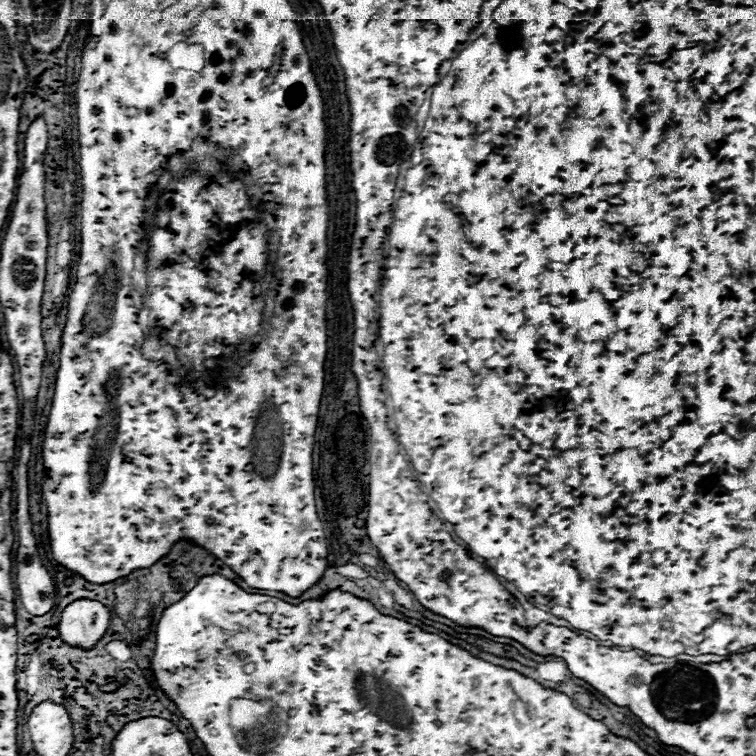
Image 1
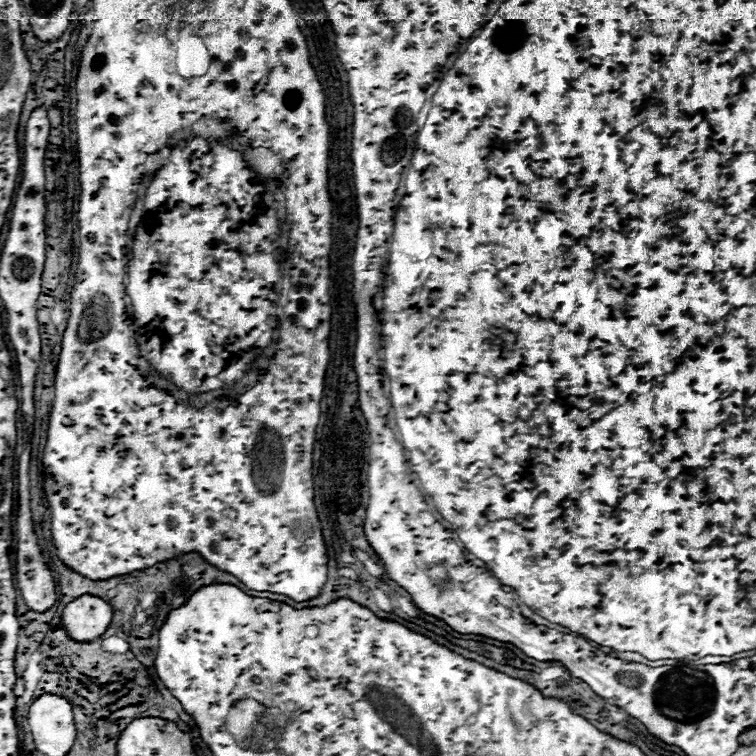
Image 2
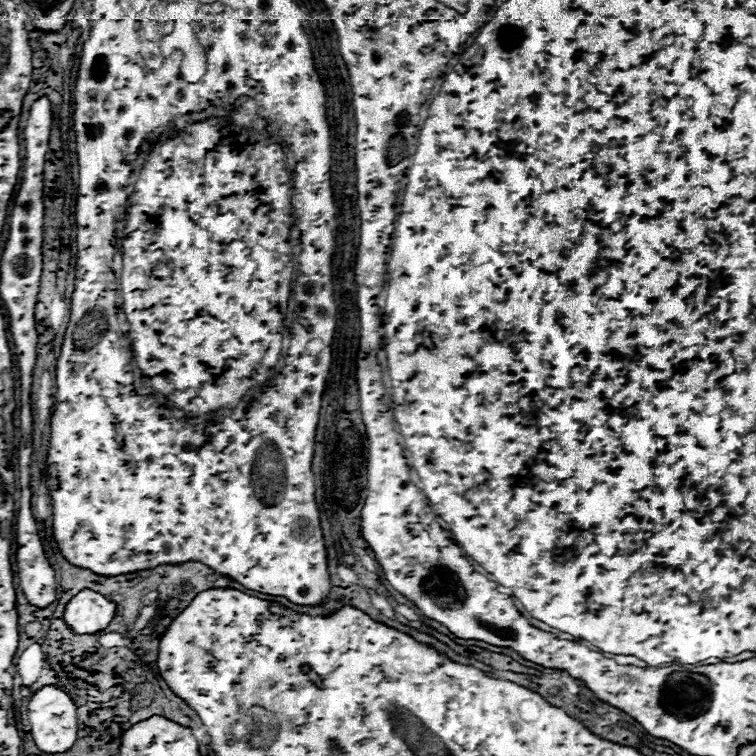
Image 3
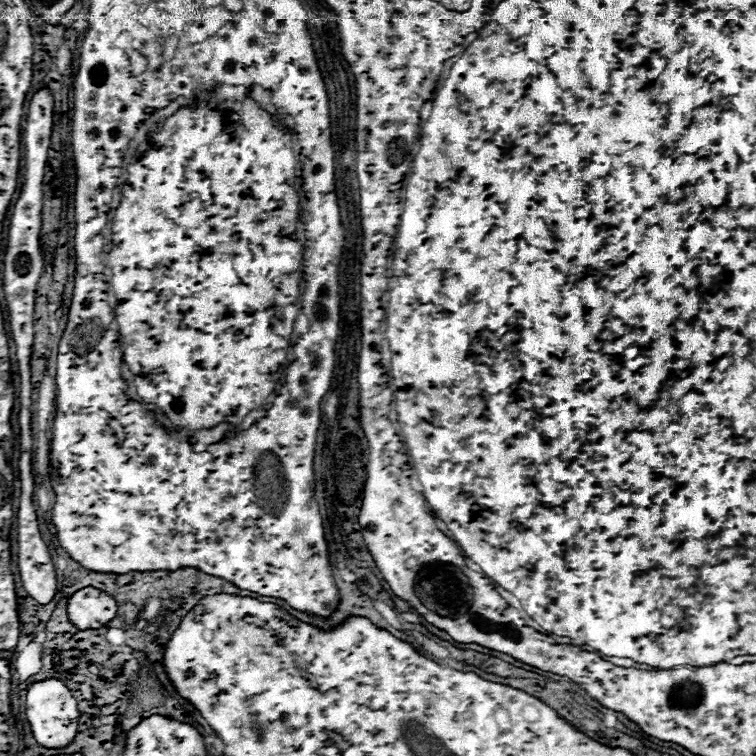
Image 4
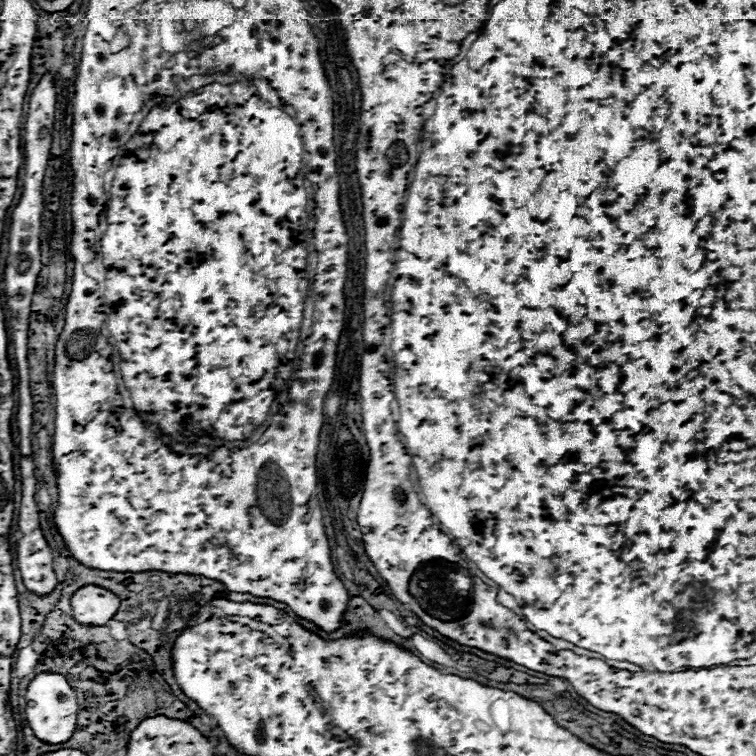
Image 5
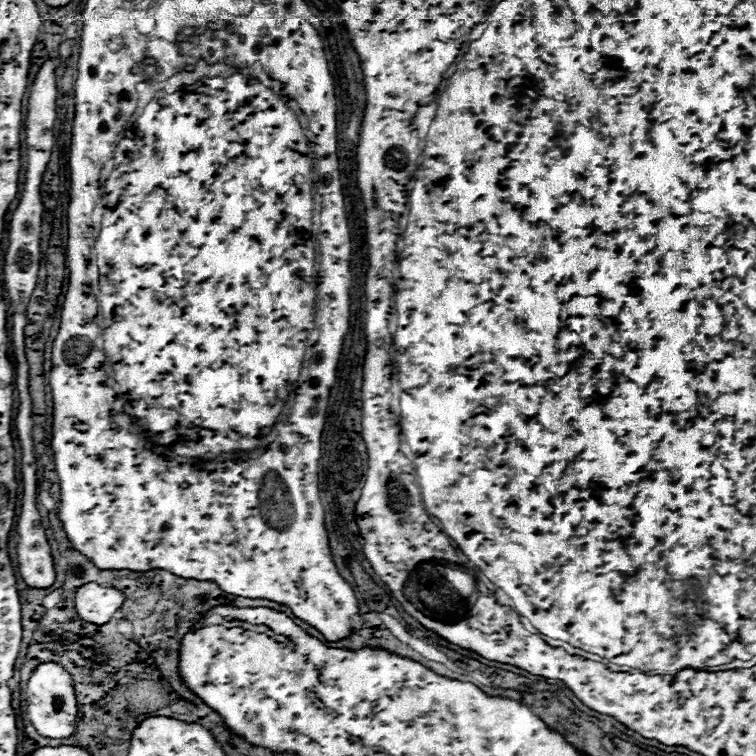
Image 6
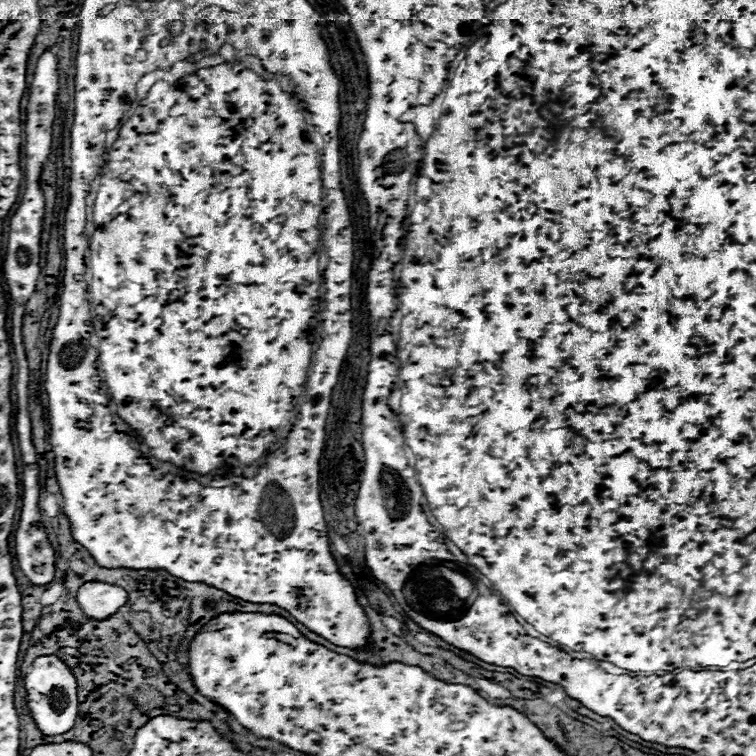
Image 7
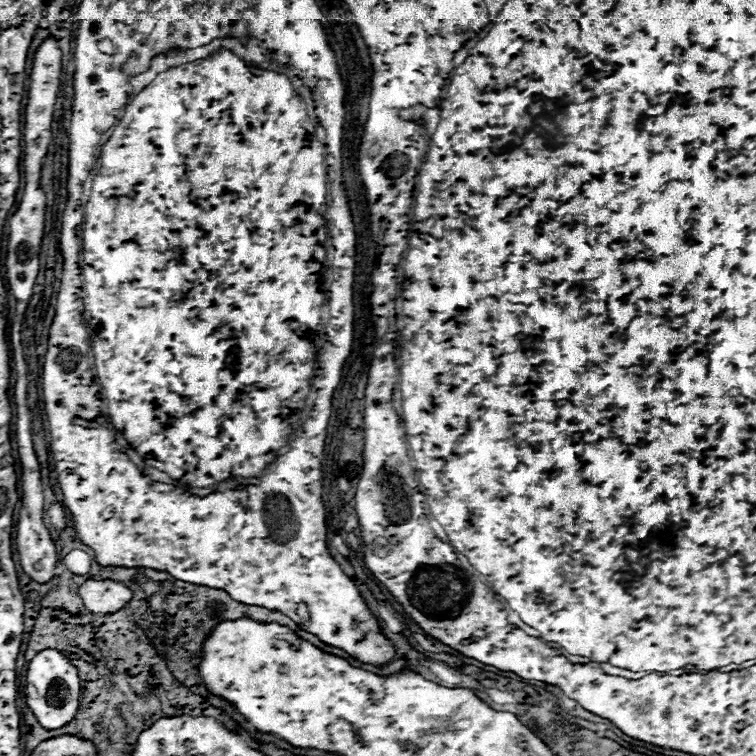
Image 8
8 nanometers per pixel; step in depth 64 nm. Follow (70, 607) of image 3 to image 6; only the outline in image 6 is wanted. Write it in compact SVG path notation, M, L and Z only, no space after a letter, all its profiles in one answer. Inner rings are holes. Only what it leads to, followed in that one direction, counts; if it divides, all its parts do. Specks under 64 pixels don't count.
M90 582L76 590L74 608L82 620L92 624L104 624L114 616L124 600L126 596L120 590Z

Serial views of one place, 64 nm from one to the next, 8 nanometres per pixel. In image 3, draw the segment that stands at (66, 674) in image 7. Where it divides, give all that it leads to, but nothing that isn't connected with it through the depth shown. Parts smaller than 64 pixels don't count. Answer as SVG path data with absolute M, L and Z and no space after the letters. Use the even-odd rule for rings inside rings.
M56 686L40 688L28 704L28 716L30 716L34 742L42 752L58 754L58 752L66 752L72 748L72 744L76 740L78 720L76 720L76 704L70 700L68 694L64 694Z

